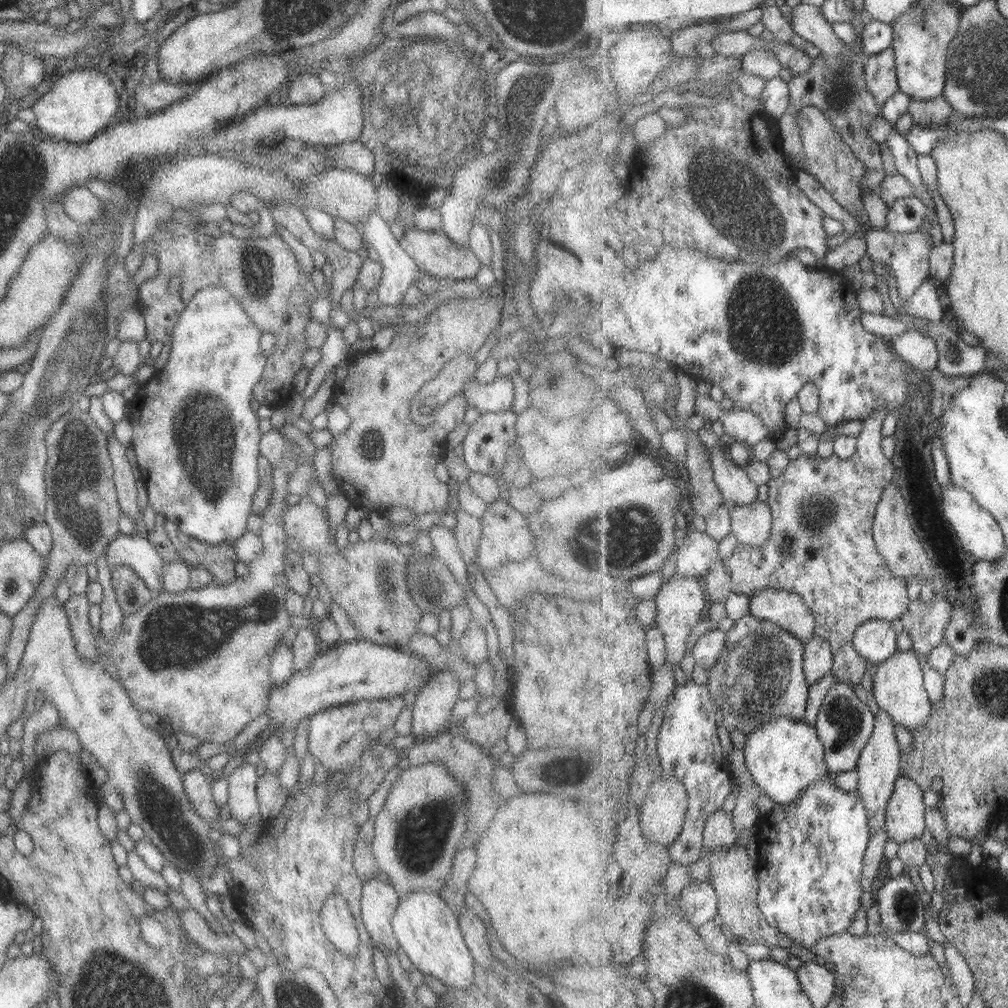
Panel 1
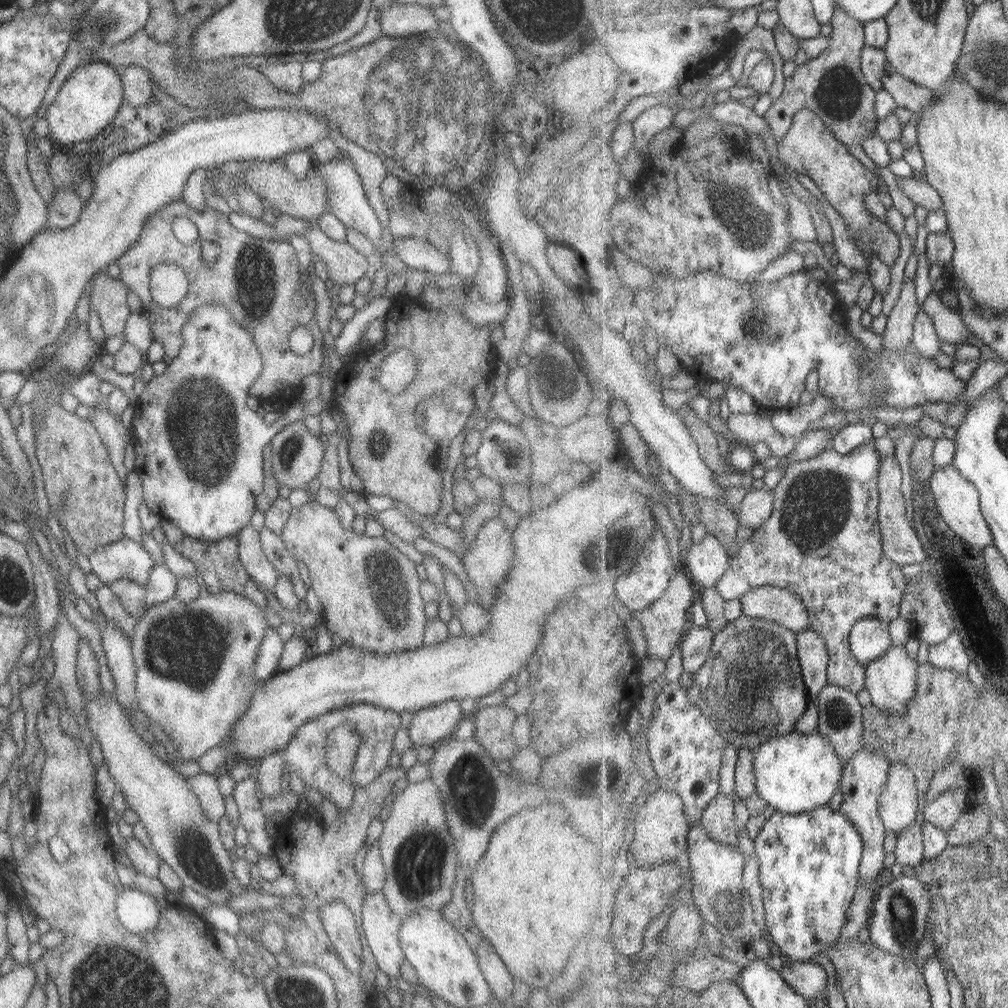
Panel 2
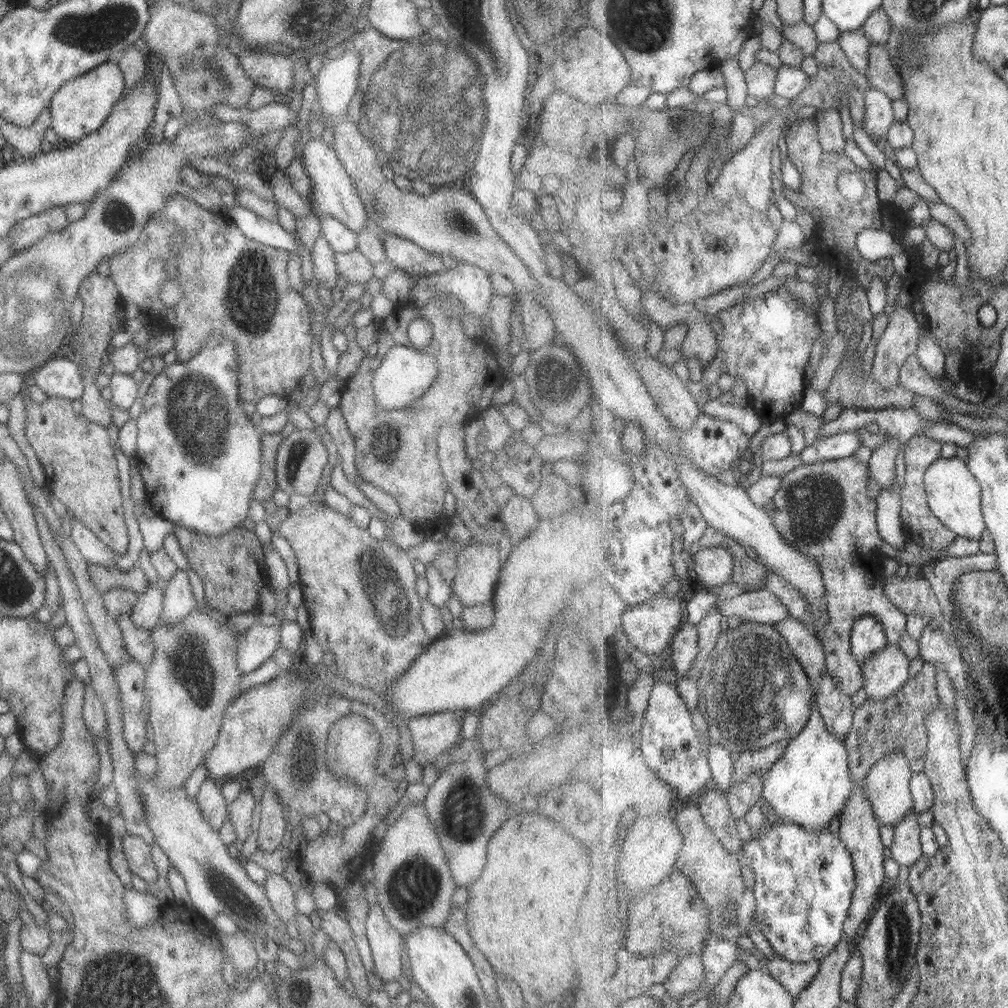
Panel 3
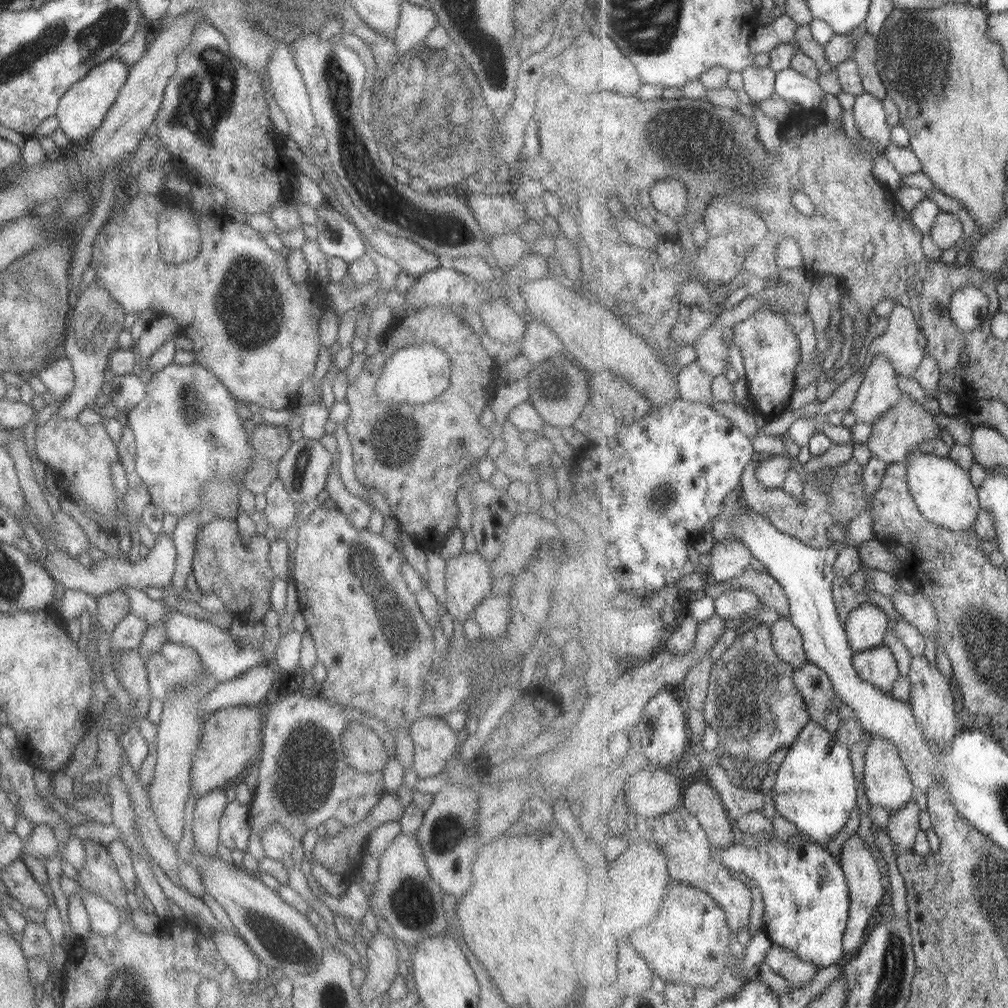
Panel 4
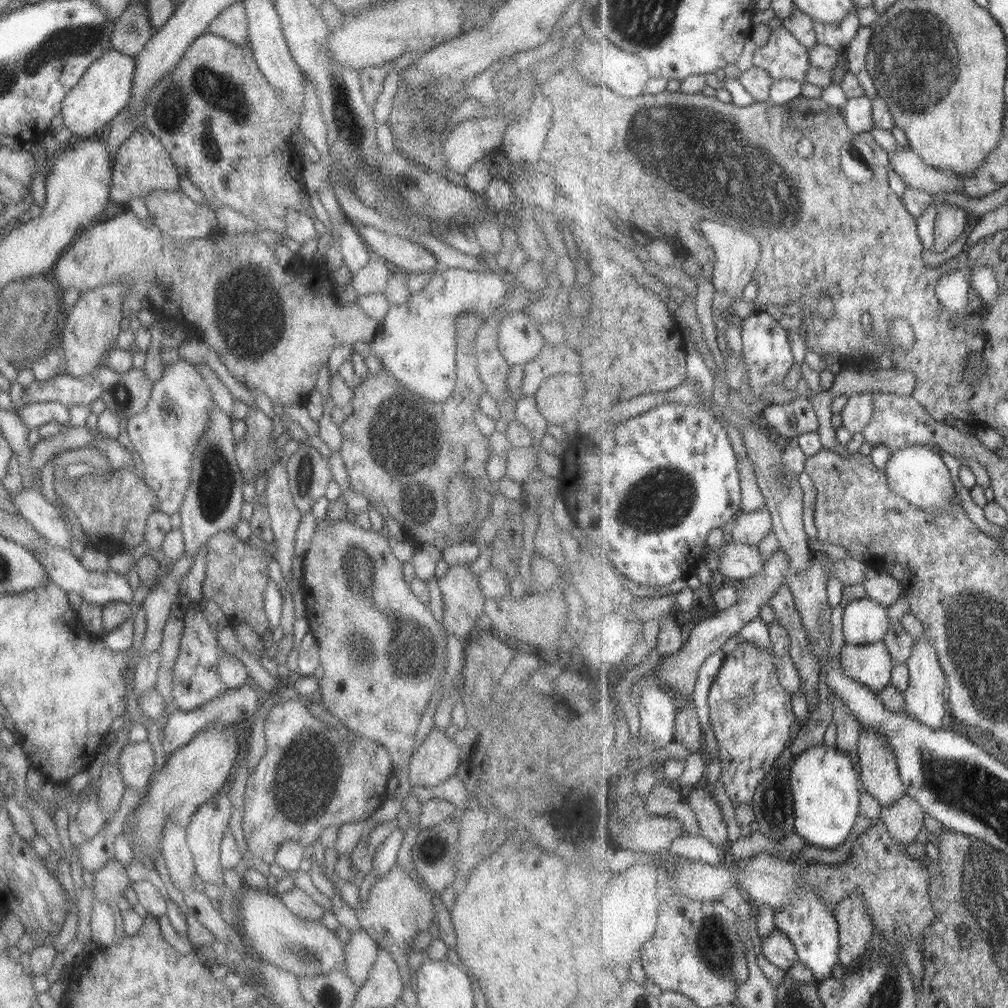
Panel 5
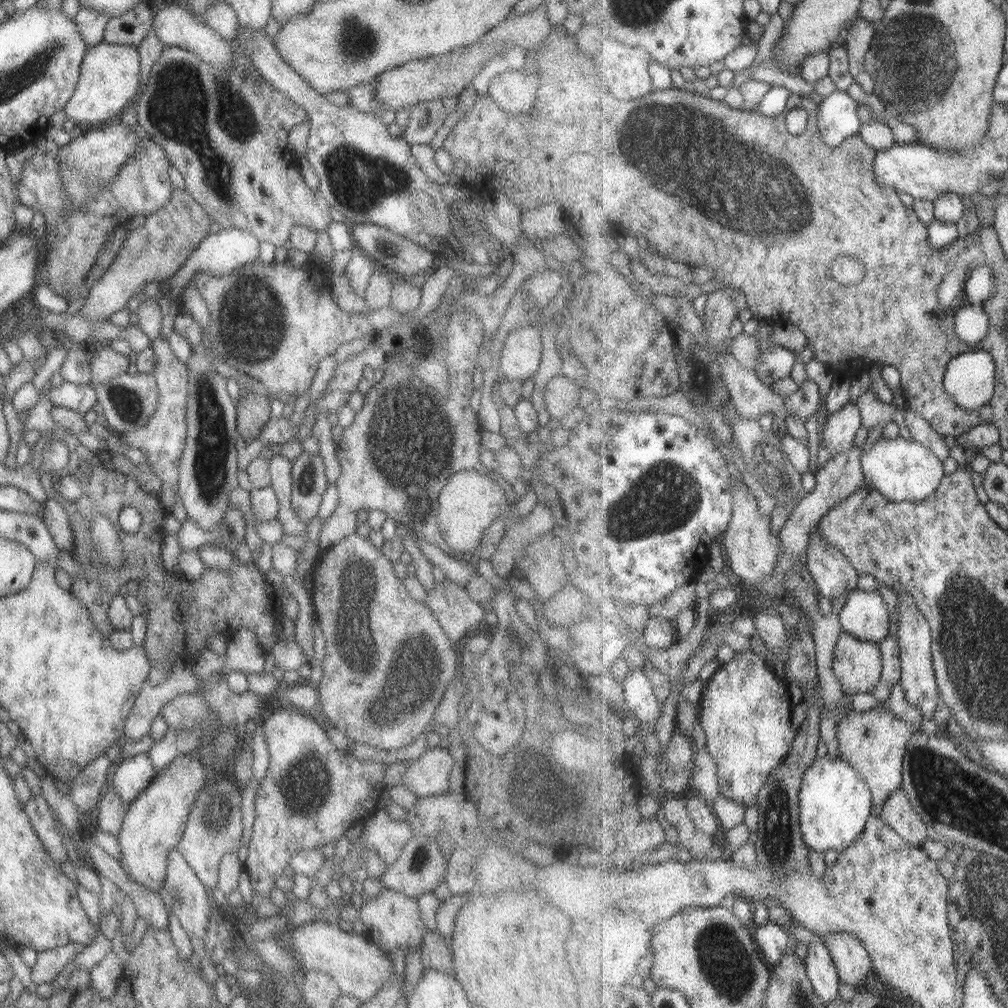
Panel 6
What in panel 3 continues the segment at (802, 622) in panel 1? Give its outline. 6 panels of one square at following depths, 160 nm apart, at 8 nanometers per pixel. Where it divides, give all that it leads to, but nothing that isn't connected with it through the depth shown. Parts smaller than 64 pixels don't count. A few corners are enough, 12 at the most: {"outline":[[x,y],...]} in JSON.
{"outline":[[769,590],[716,603],[742,623],[781,624],[789,609]]}

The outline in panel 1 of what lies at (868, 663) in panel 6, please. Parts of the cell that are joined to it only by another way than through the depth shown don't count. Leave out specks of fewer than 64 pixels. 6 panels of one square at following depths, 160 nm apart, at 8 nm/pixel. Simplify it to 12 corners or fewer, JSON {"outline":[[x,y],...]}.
{"outline":[[920,656],[878,664],[872,693],[896,725],[923,728],[933,714]]}

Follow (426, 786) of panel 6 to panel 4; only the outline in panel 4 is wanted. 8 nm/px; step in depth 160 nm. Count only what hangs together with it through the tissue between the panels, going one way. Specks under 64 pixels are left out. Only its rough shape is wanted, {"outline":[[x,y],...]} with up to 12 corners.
{"outline":[[442,718],[409,728],[412,771],[431,778],[456,759],[458,732]]}

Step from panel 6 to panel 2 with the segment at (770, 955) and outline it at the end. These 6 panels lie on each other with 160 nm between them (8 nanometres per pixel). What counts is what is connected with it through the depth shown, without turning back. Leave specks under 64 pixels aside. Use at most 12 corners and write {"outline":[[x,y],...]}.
{"outline":[[784,960],[781,976],[816,1002],[827,970],[813,961]]}

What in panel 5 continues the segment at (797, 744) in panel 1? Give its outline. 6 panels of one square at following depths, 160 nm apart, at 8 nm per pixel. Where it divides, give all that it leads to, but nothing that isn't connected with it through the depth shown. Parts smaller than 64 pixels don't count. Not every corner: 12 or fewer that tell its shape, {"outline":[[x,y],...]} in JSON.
{"outline":[[837,746],[793,759],[795,831],[832,850],[853,833],[863,789]]}

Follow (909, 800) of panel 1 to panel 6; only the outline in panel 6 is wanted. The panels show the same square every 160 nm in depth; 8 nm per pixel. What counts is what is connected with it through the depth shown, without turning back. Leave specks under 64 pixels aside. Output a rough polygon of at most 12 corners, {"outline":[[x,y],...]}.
{"outline":[[887,705],[849,711],[837,757],[874,804],[902,788],[912,726]]}

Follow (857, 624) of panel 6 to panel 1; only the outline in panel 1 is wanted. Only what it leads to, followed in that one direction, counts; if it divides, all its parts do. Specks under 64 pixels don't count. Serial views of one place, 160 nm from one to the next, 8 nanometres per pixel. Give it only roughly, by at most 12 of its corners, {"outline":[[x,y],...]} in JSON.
{"outline":[[870,620],[856,632],[854,647],[878,665],[897,652],[888,620]]}

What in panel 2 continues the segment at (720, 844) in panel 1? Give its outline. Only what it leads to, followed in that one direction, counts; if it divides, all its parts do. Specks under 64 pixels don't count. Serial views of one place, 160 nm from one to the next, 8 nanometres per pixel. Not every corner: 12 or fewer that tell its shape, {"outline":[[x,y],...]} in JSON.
{"outline":[[719,793],[702,824],[720,844],[737,846],[735,797]]}

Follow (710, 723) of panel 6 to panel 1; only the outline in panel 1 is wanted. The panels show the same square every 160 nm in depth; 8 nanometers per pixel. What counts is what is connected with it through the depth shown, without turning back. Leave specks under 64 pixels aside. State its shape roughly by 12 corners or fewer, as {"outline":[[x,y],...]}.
{"outline":[[749,614],[707,684],[722,725],[804,720],[804,643]]}

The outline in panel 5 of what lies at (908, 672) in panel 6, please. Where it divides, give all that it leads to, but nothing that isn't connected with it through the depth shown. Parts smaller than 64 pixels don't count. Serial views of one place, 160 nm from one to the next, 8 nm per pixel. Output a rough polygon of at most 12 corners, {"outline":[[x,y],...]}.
{"outline":[[921,637],[906,662],[905,710],[945,728],[946,672],[934,642]]}

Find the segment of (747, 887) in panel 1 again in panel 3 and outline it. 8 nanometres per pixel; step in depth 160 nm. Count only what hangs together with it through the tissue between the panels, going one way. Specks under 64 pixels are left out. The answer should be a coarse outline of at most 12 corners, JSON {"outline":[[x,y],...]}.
{"outline":[[694,802],[674,812],[677,870],[707,904],[712,932],[739,942],[758,908],[738,853]]}

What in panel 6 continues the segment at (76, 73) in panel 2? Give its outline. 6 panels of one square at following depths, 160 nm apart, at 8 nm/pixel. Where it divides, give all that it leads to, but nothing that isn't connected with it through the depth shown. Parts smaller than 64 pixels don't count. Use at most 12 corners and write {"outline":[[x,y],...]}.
{"outline":[[88,47],[62,108],[84,128],[115,121],[138,89],[135,47]]}

